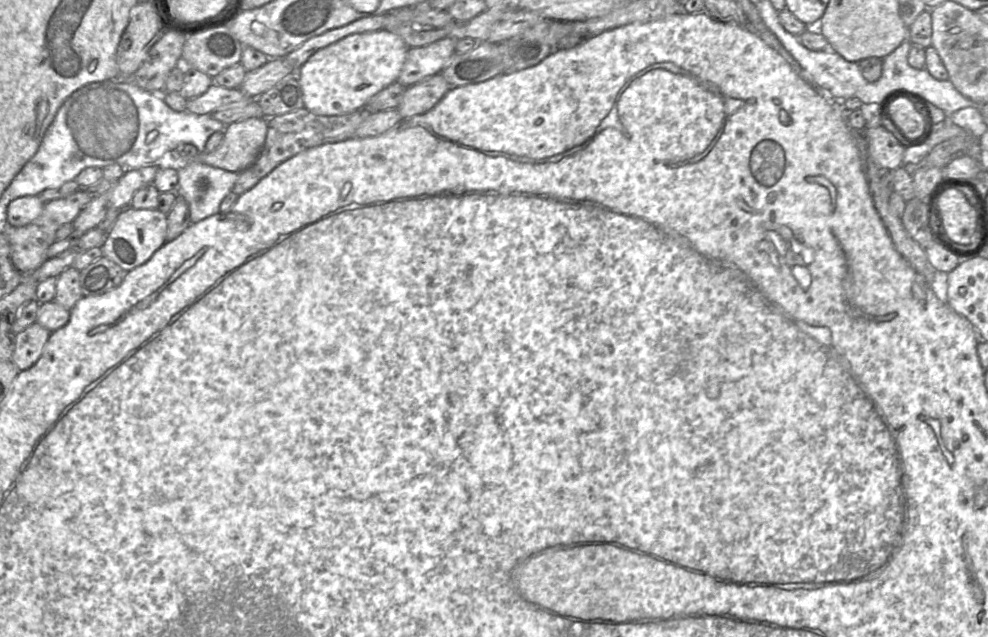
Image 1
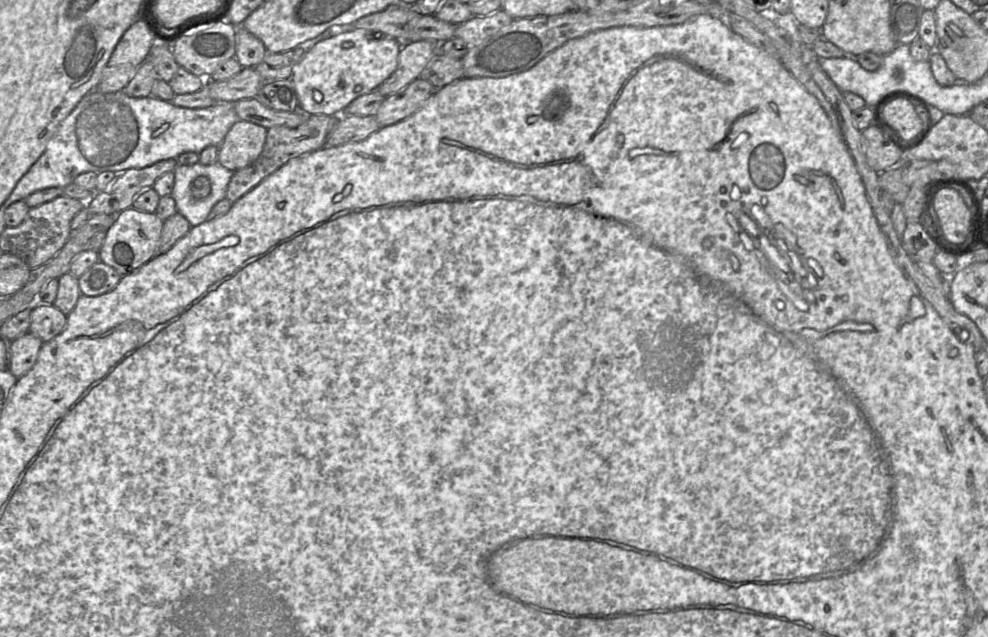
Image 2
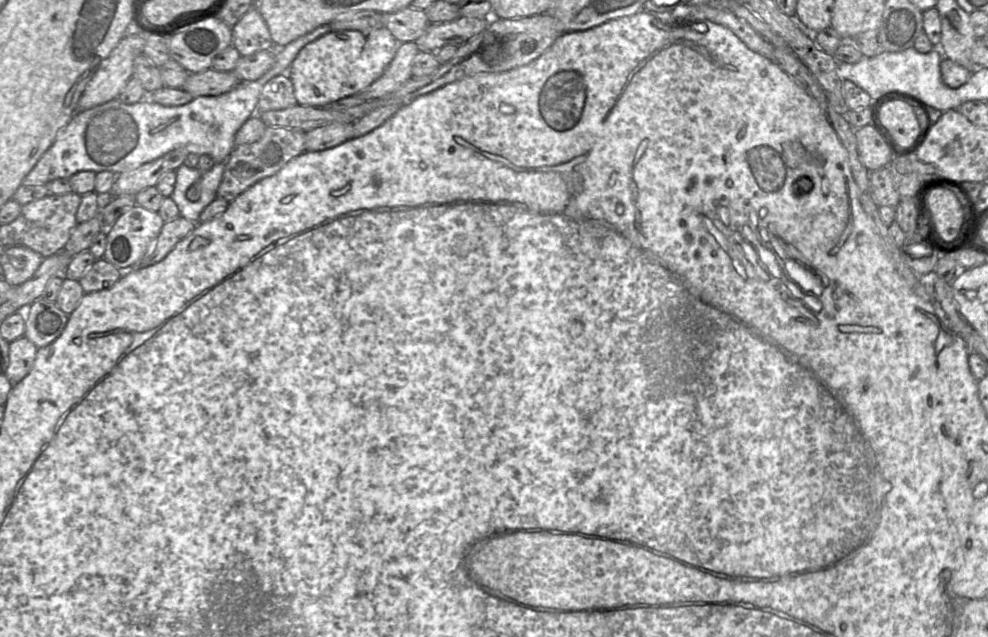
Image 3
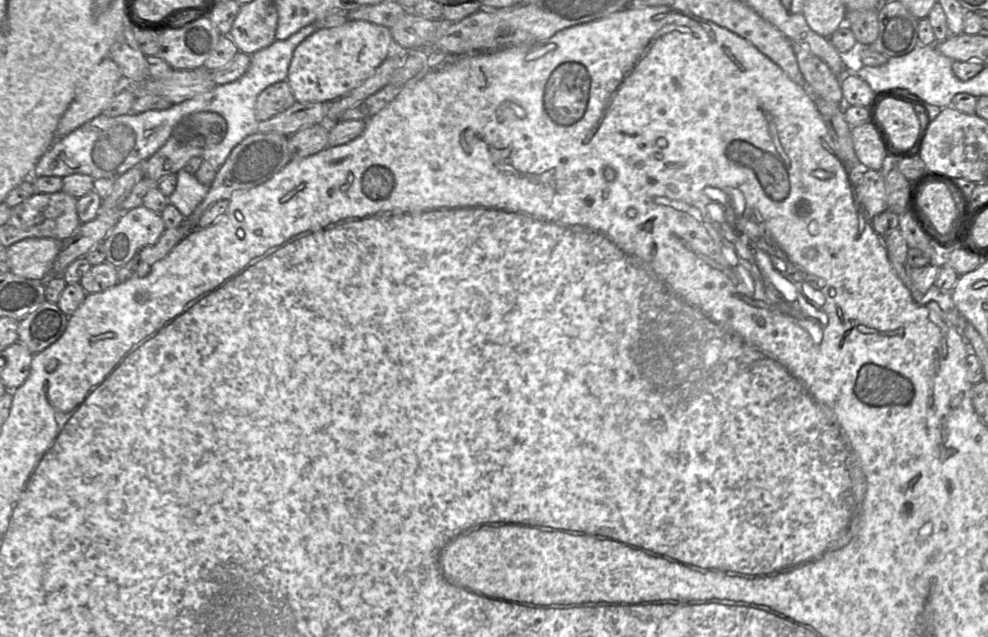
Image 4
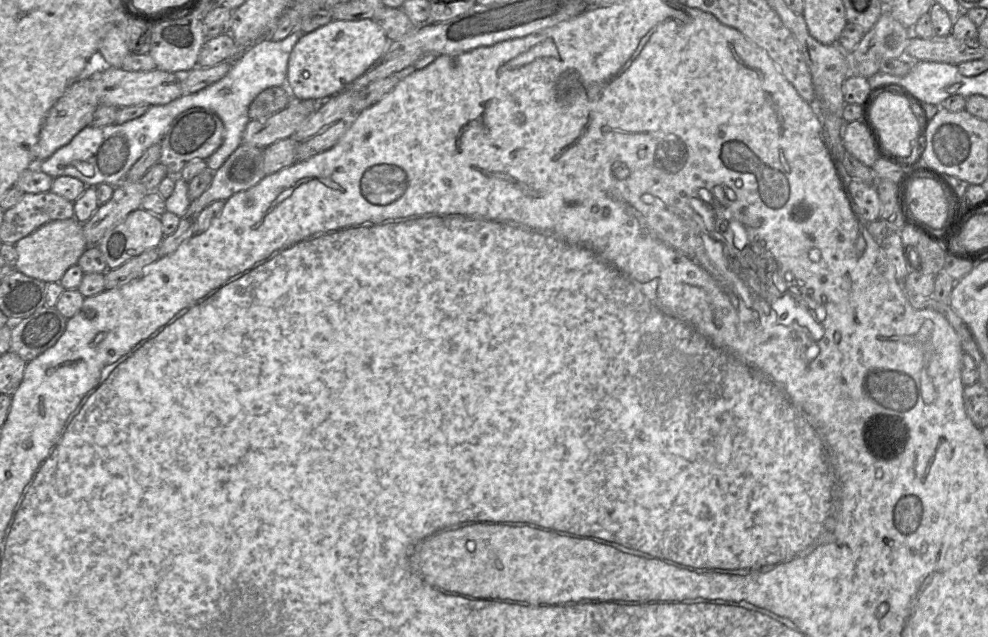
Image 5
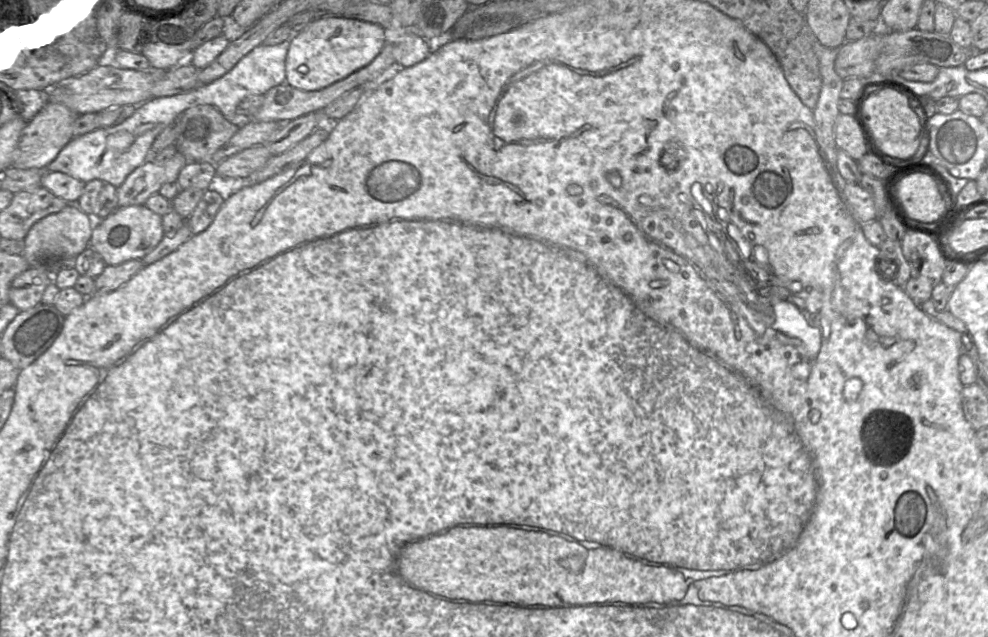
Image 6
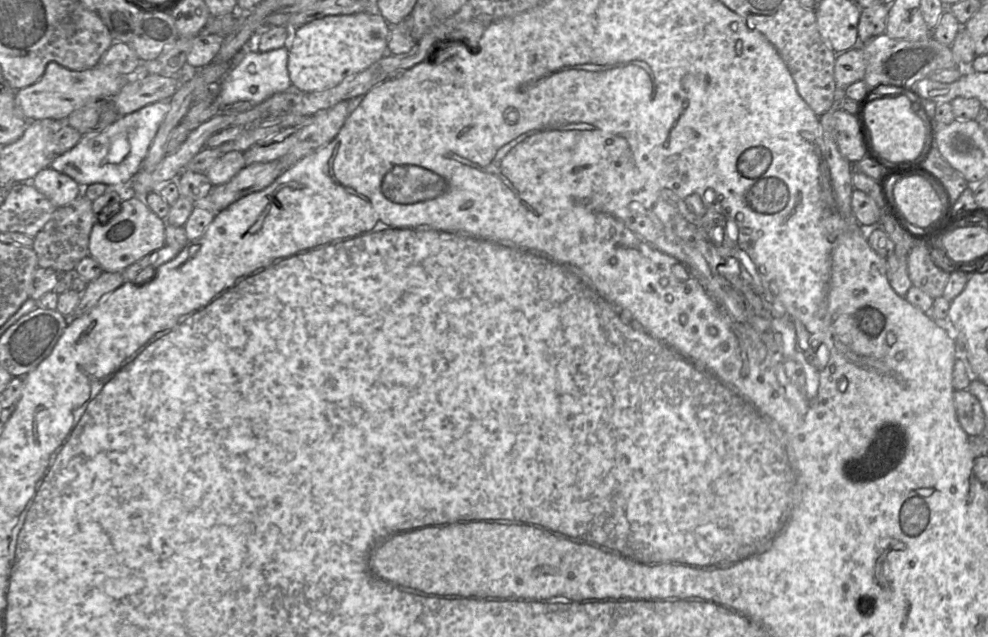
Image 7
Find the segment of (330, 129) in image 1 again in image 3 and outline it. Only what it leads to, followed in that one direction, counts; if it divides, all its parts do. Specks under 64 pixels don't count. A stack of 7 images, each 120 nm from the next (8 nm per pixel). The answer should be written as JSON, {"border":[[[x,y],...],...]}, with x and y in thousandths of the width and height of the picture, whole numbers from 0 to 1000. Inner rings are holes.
{"border":[[[272,198],[261,221],[237,231],[228,253],[228,268],[220,311],[234,317],[261,284],[280,272],[296,248],[309,237],[309,210],[306,204]]]}

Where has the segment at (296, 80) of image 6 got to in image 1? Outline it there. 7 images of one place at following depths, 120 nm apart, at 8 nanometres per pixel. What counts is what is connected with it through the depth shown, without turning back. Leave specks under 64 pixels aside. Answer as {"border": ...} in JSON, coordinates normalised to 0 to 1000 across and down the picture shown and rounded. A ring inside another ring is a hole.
{"border":[[[392,47],[356,53],[322,78],[300,111],[308,170],[325,182],[367,171],[376,152],[402,127],[412,80],[410,64]]]}

